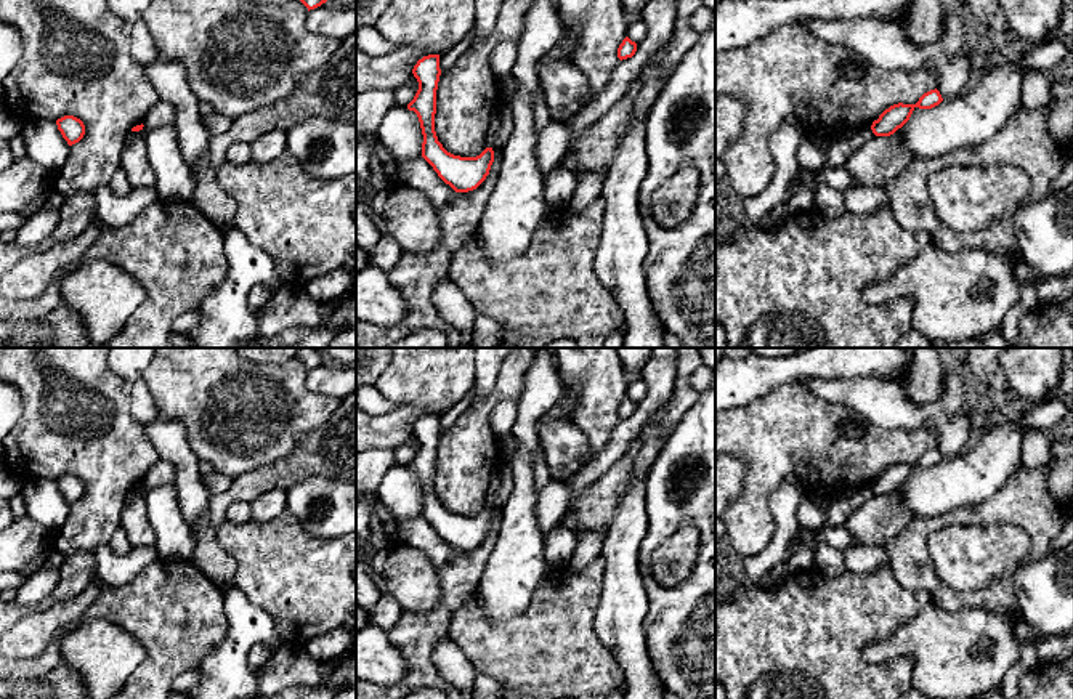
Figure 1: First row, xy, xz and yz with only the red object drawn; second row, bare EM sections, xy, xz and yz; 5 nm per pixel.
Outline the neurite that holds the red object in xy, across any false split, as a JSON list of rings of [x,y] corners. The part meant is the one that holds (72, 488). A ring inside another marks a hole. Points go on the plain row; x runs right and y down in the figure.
[[[64,475],[56,479],[58,489],[69,505],[79,502],[85,494],[85,484],[74,475]]]

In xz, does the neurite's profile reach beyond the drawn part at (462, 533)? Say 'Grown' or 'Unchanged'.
Unchanged

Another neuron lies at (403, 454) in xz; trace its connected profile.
[[[404,441],[401,446],[393,449],[393,465],[407,467],[417,452],[417,441]]]

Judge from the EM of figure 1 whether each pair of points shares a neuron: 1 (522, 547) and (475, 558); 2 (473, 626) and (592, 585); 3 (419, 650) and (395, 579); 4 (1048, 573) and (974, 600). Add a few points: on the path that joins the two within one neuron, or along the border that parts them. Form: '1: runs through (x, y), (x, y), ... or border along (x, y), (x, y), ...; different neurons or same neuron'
1: border along (501, 520), (498, 539), (481, 574), (478, 592); different neurons
2: runs through (502, 634), (539, 634), (563, 610); same neuron
3: border along (440, 595), (440, 600), (429, 610), (403, 611); different neurons
4: border along (1012, 569), (1012, 589), (1022, 618); different neurons

